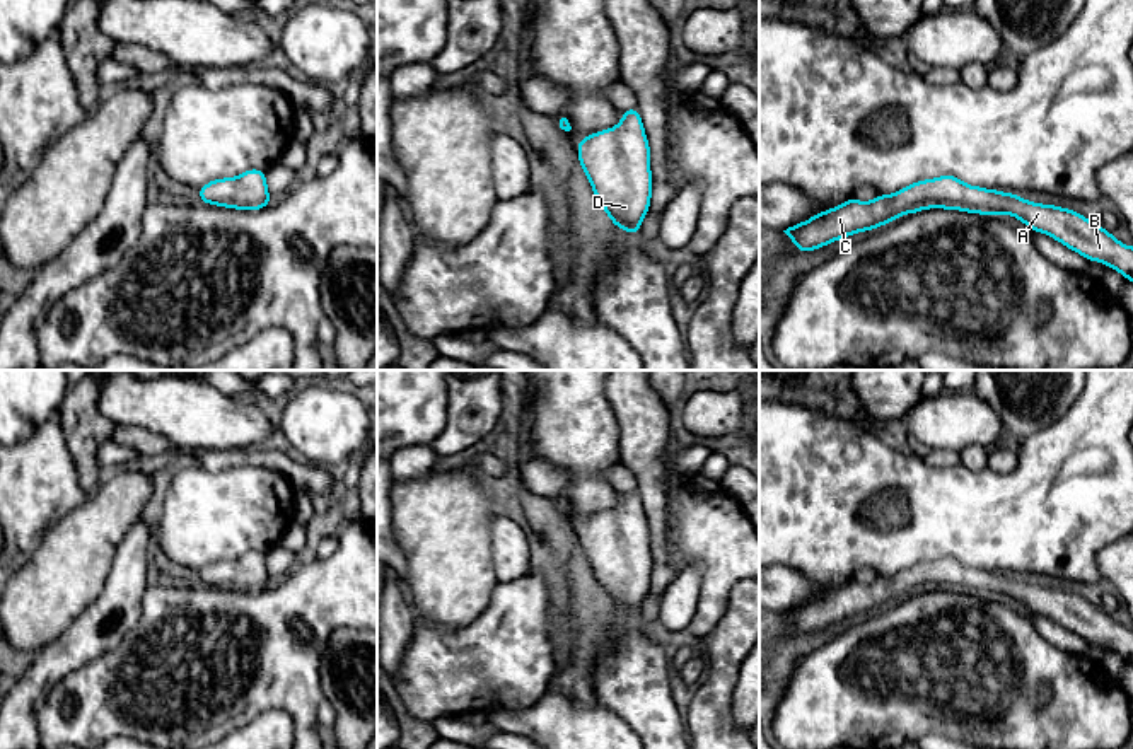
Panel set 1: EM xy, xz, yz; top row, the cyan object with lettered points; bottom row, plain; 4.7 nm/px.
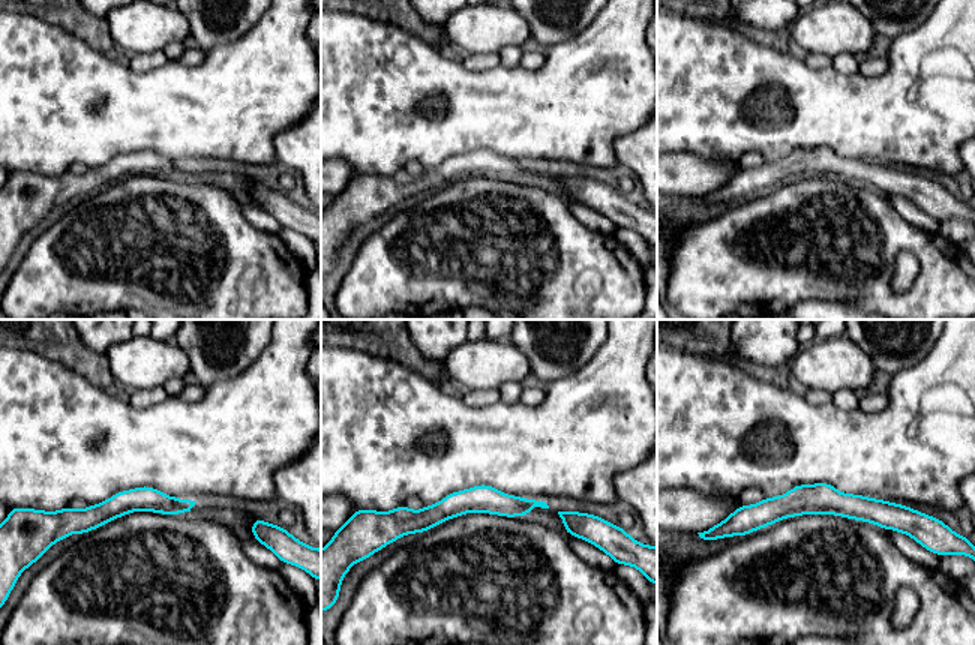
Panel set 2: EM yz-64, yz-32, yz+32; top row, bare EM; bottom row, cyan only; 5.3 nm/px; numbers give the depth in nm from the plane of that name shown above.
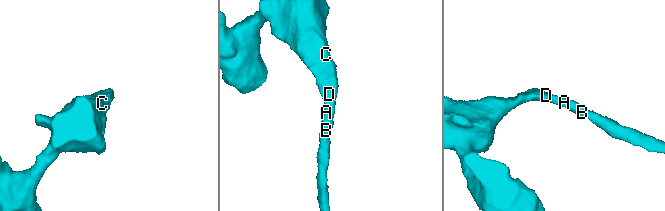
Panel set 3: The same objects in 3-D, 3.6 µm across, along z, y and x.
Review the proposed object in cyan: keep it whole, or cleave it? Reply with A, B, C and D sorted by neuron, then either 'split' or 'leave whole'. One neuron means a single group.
groups A B C D; leave whole

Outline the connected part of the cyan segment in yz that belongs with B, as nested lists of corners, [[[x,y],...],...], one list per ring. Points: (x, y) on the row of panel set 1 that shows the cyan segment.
[[[954,174],[916,181],[894,195],[877,195],[870,203],[850,198],[807,222],[783,230],[799,253],[824,247],[857,232],[872,232],[901,215],[927,208],[961,210],[966,213],[1007,213],[1022,220],[1029,230],[1051,235],[1087,261],[1097,261],[1133,282],[1133,247],[1121,244],[1111,232],[1082,213],[1034,201],[1019,195],[964,184]]]

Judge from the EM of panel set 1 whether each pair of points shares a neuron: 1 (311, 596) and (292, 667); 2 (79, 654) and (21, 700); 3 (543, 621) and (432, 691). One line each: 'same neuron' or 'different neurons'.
1: same neuron
2: same neuron
3: same neuron

